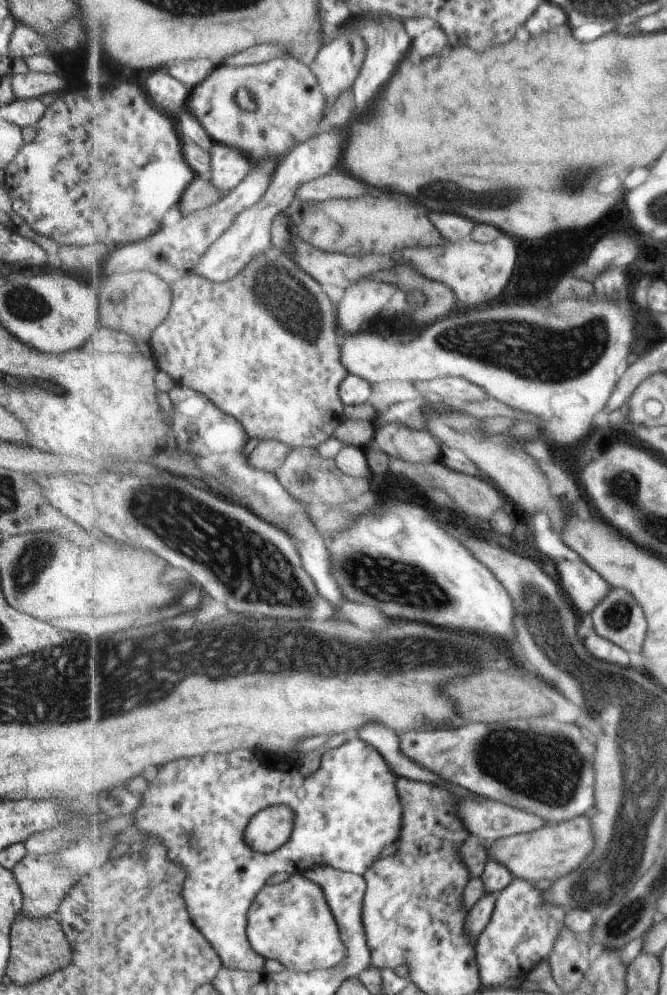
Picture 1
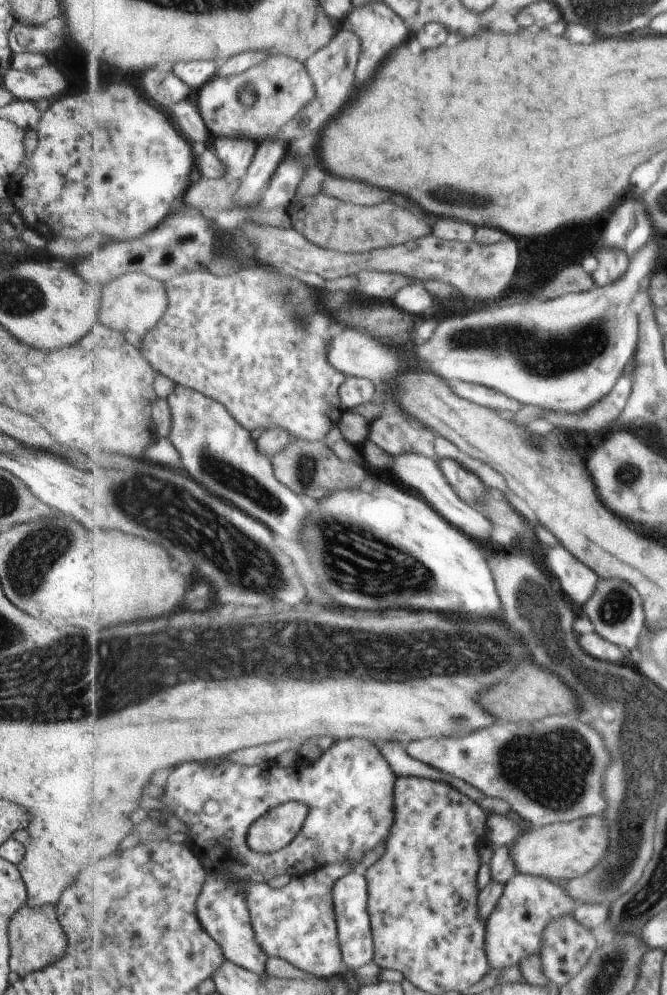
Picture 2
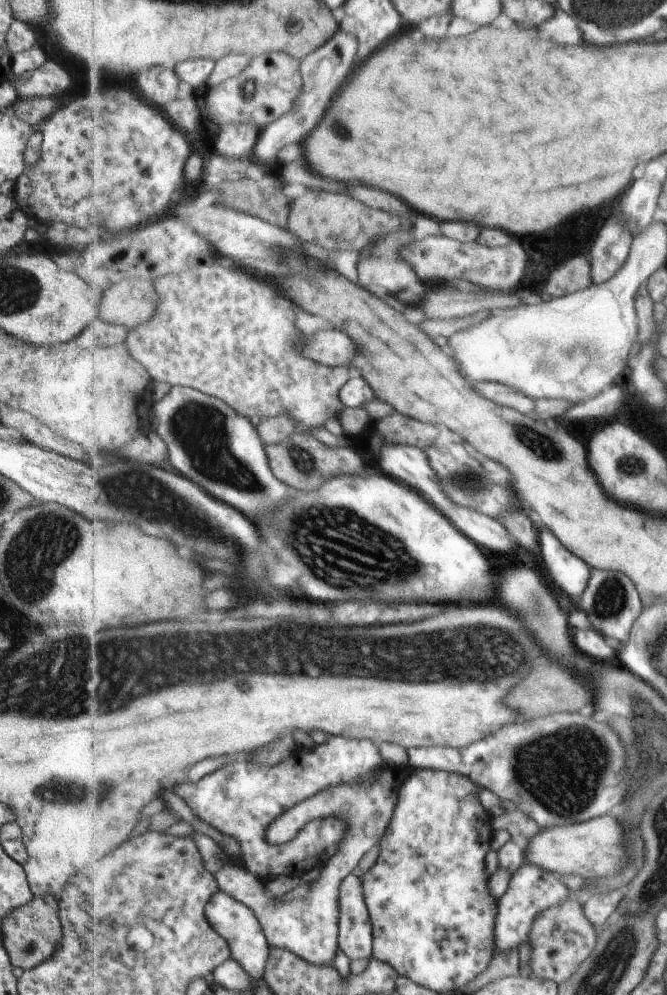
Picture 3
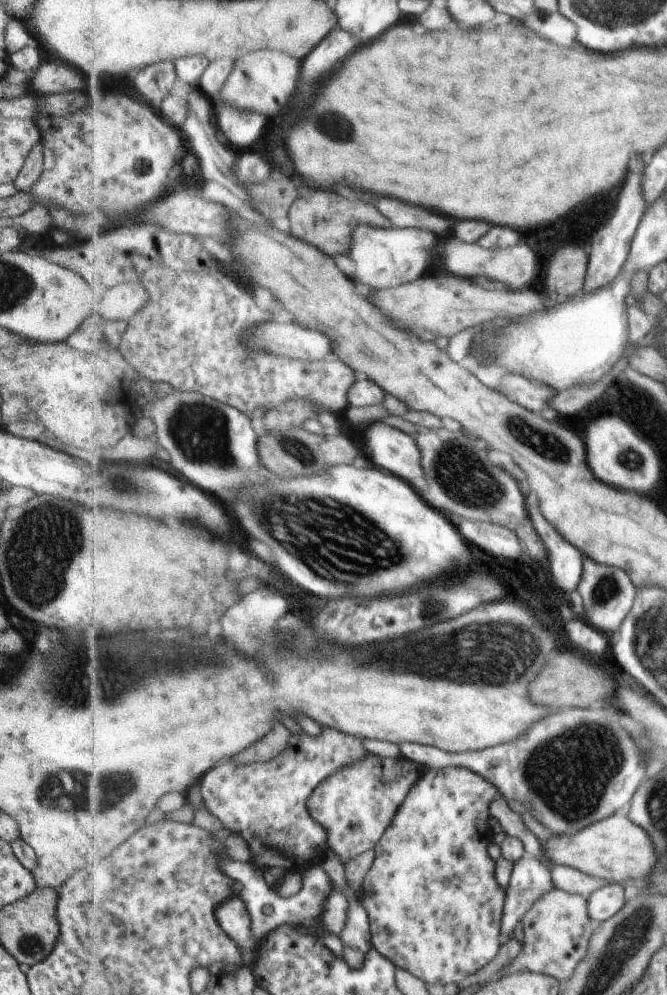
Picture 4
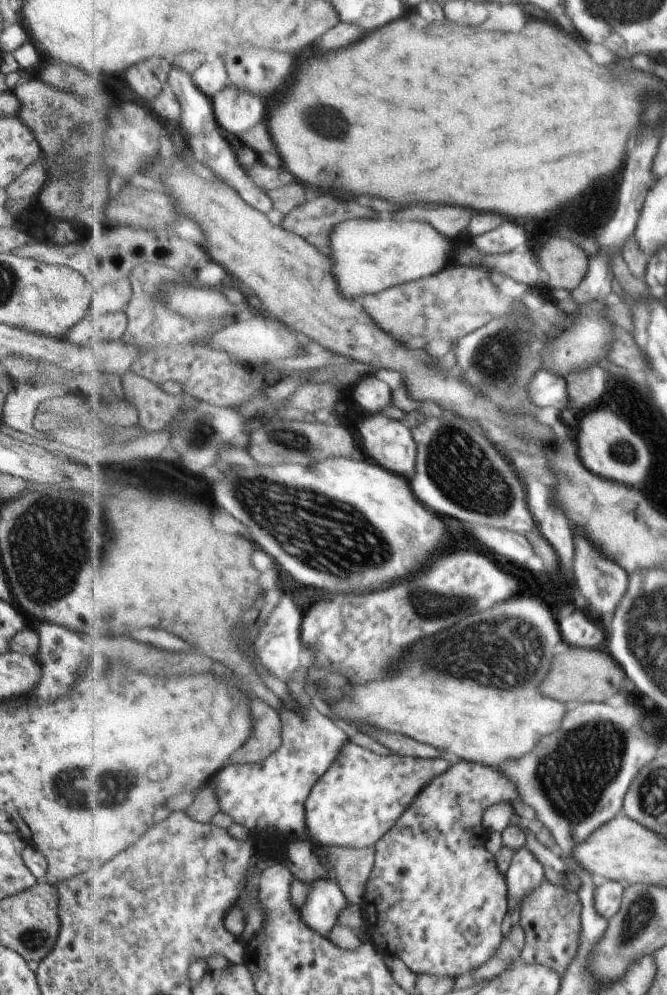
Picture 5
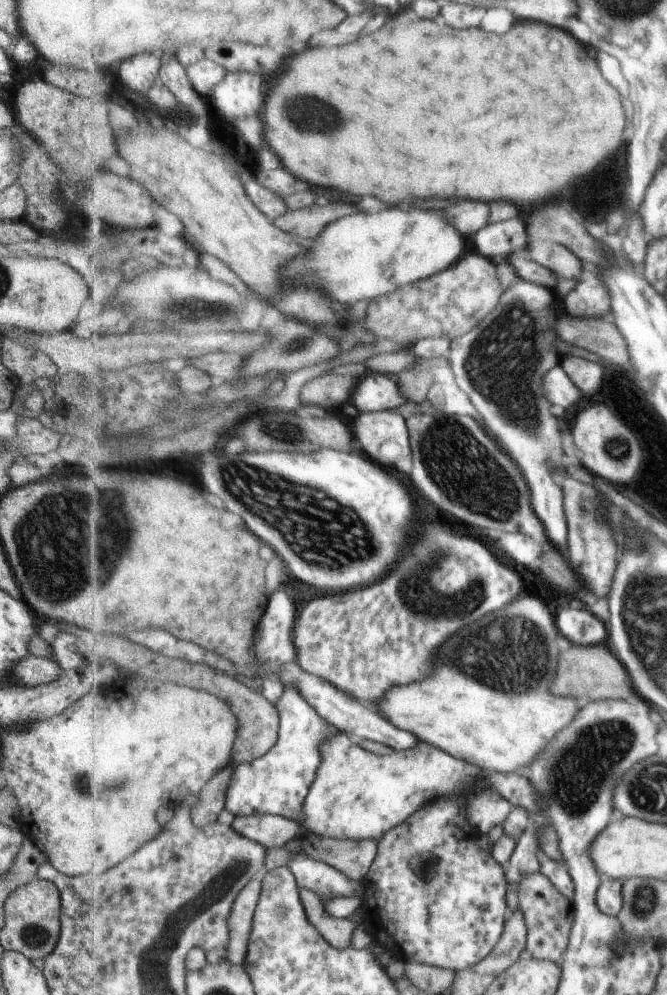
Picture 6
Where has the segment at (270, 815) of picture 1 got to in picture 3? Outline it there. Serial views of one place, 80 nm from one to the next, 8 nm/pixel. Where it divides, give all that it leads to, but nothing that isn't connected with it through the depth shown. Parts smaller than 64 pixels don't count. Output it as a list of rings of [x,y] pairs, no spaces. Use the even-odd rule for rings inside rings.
[[[385,762],[376,781],[371,780],[368,785],[362,785],[359,781],[333,785],[332,788],[317,793],[315,797],[300,802],[258,832],[258,841],[283,844],[289,842],[308,822],[315,819],[338,817],[348,823],[348,836],[340,844],[336,856],[323,866],[319,880],[312,885],[305,885],[293,895],[289,897],[271,895],[265,882],[256,879],[240,865],[230,863],[216,873],[221,891],[233,895],[252,908],[264,929],[270,948],[289,949],[298,954],[298,957],[321,966],[335,964],[337,951],[341,949],[339,948],[340,884],[346,876],[353,874],[360,860],[384,838],[400,801],[400,790],[405,781],[415,772],[415,768],[410,763],[392,765]]]

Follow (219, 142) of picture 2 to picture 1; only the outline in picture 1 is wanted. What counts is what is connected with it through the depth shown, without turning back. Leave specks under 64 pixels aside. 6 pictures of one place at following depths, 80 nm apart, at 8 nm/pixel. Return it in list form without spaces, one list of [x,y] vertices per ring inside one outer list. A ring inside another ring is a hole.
[[[216,143],[212,148],[212,174],[210,176],[218,189],[227,189],[228,193],[237,188],[245,176],[254,168],[255,162],[238,148]]]

